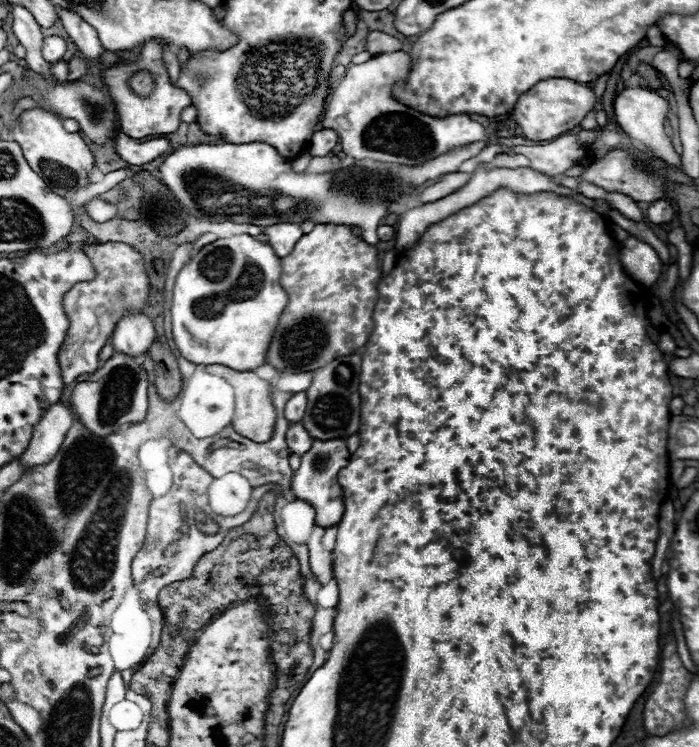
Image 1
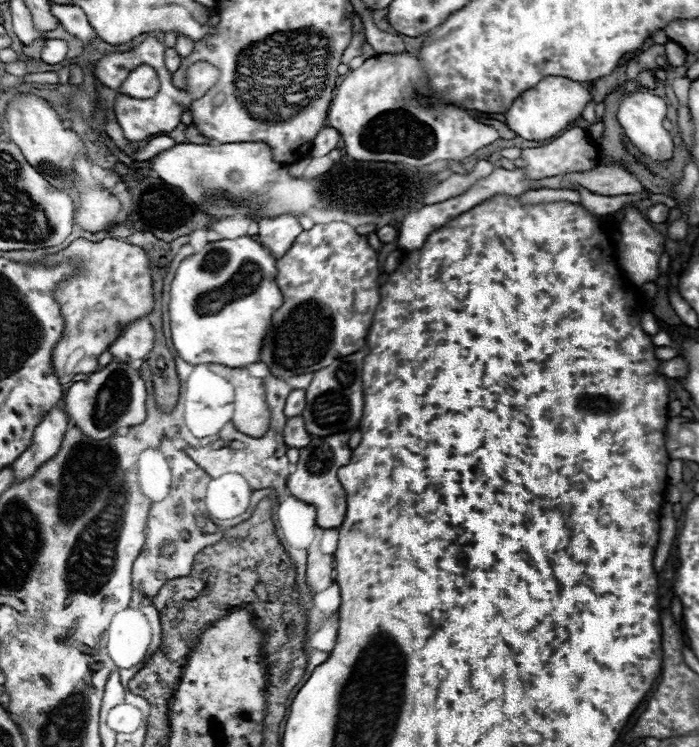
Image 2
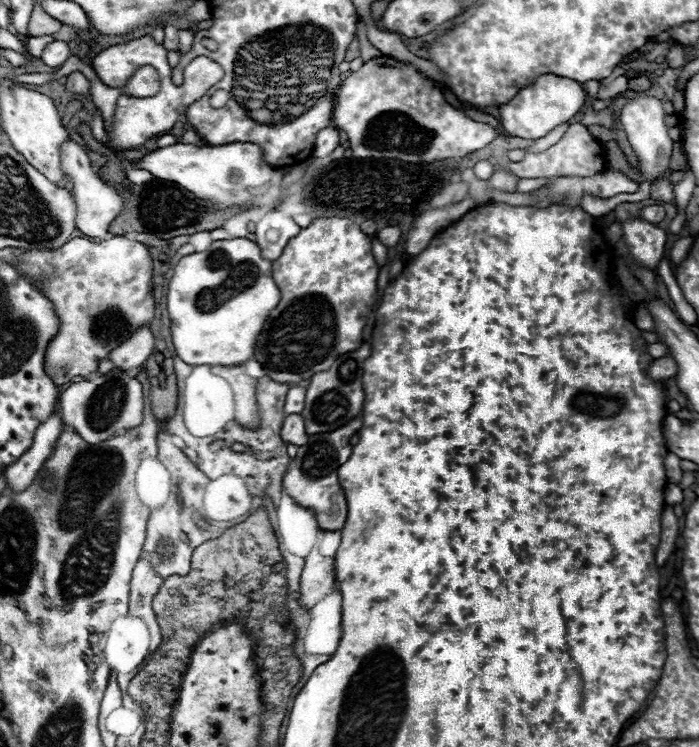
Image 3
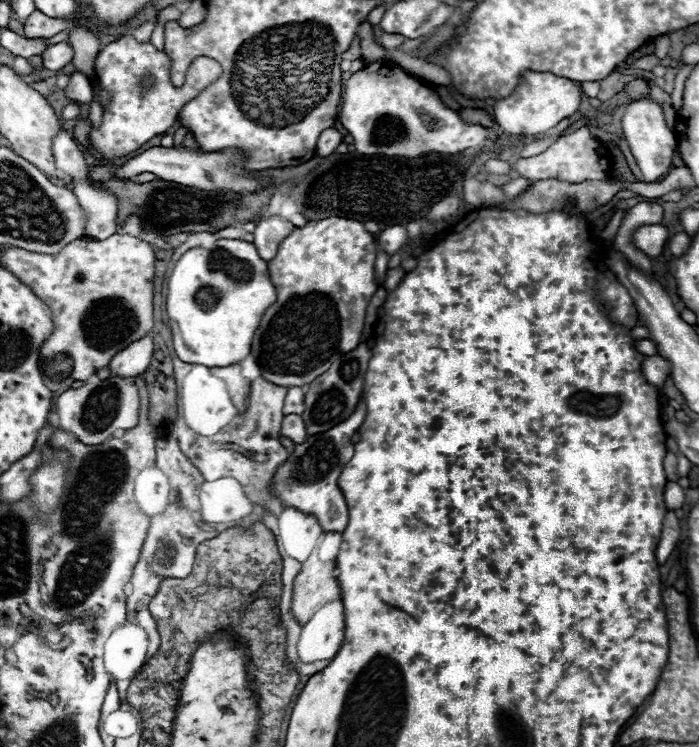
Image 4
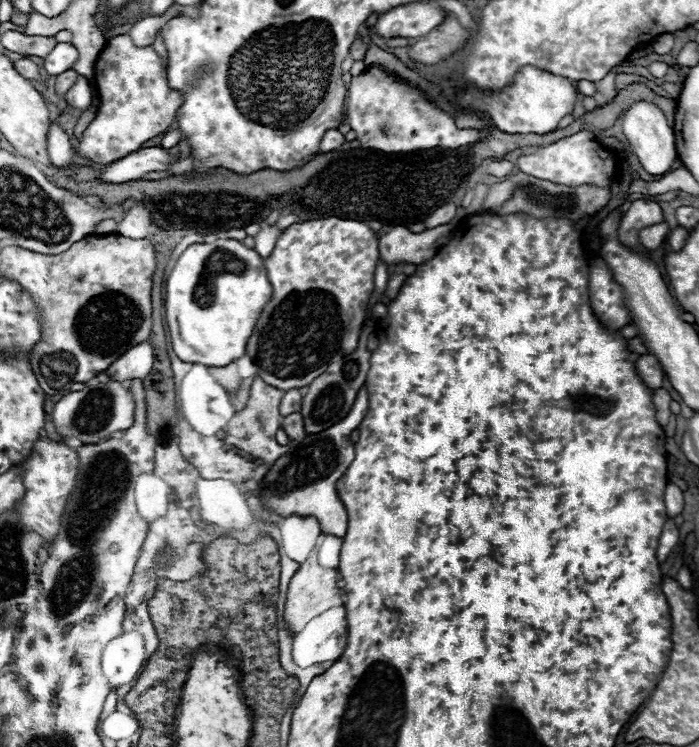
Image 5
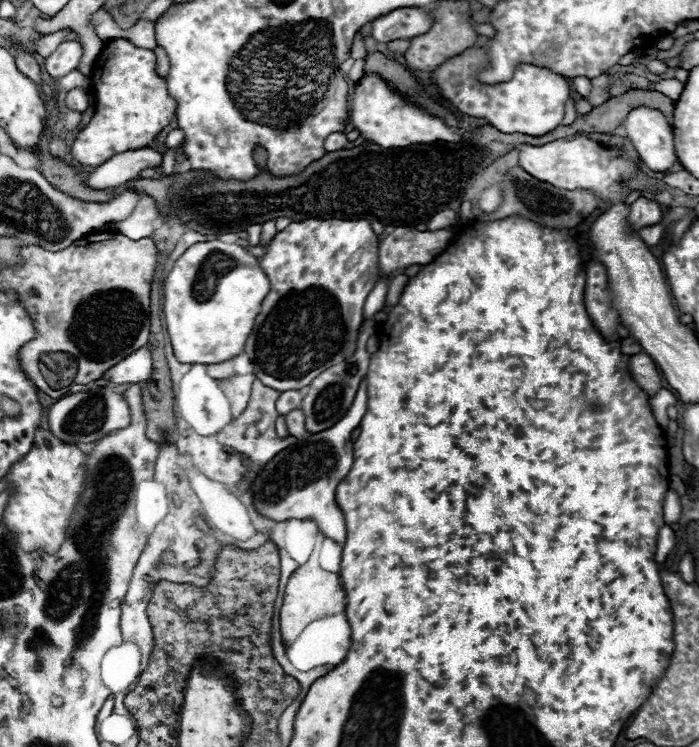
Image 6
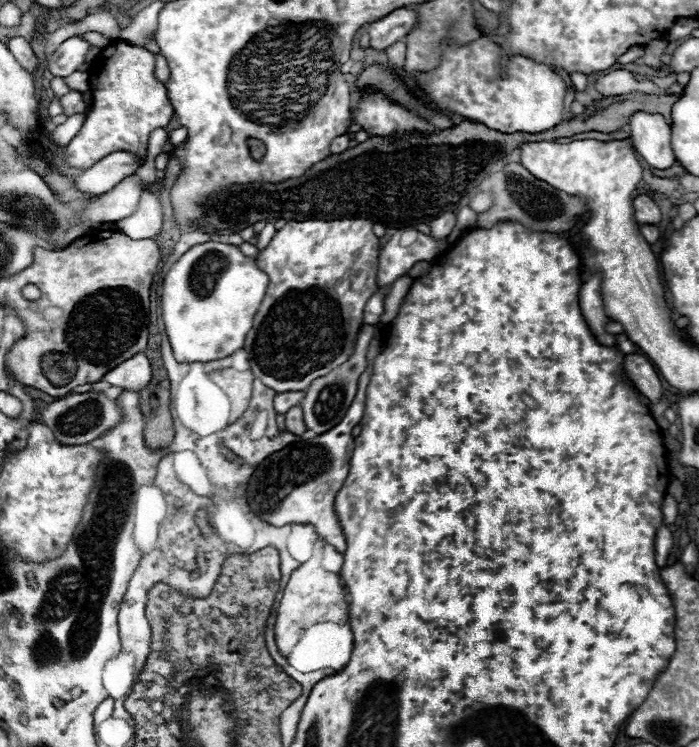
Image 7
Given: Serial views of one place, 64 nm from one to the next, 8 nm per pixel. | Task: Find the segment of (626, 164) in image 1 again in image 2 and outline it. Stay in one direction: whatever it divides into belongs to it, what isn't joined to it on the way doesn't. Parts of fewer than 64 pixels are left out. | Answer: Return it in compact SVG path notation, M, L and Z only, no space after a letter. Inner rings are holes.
M612 162L608 166L600 164L592 172L586 172L586 174L568 174L568 176L562 178L562 188L566 188L566 190L574 190L576 184L580 184L582 188L588 188L594 194L602 194L602 196L638 194L644 188L618 162Z

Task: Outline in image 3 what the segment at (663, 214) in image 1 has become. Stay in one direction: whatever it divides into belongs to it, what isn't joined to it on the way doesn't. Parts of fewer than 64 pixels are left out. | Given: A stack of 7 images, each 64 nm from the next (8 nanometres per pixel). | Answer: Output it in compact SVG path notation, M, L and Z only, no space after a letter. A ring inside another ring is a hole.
M654 204L654 206L644 206L644 208L640 210L640 214L638 214L640 220L650 222L650 224L658 224L658 222L662 222L664 216L666 216L666 210L664 210L662 206L656 206L656 204Z

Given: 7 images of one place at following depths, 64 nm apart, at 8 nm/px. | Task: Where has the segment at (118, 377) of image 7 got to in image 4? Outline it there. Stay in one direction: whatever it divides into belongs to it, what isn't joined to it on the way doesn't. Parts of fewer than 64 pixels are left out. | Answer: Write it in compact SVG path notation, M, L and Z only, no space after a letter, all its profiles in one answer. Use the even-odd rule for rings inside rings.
M144 336L136 342L132 342L128 348L124 348L122 352L118 352L112 358L110 372L120 378L142 376L152 362L152 352L154 352L152 336Z

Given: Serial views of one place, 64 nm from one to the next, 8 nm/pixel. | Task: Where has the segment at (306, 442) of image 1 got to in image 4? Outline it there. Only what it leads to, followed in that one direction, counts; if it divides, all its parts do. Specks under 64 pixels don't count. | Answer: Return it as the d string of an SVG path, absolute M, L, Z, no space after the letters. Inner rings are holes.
M288 414L288 416L282 420L282 436L290 438L290 440L296 442L296 444L302 444L302 442L308 438L302 416L298 416L298 414Z

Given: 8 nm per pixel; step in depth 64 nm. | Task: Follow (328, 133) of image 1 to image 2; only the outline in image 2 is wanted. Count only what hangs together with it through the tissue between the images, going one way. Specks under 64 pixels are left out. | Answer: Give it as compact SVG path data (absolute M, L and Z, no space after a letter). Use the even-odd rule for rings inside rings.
M324 126L314 142L312 142L312 150L310 150L310 156L326 156L328 152L332 152L336 146L338 146L338 140L340 140L340 134L338 130L330 128L330 126Z

